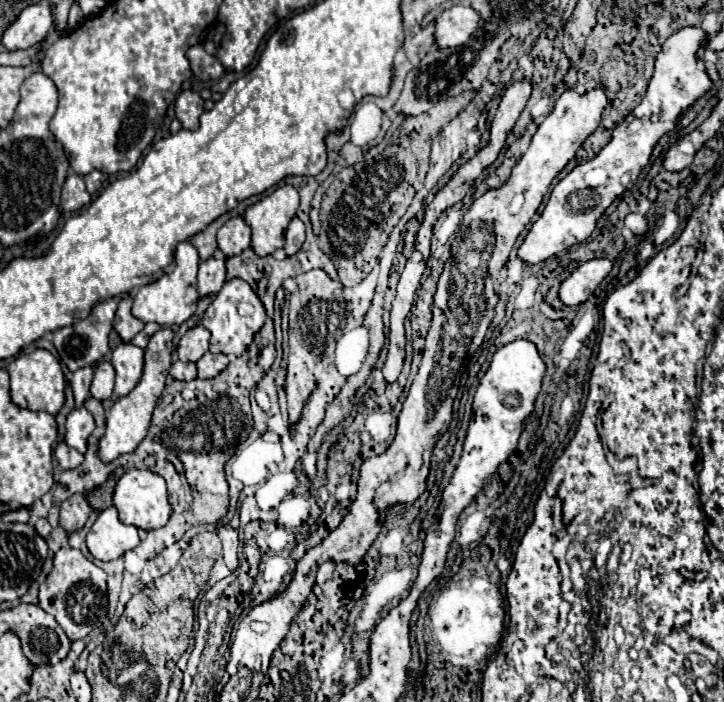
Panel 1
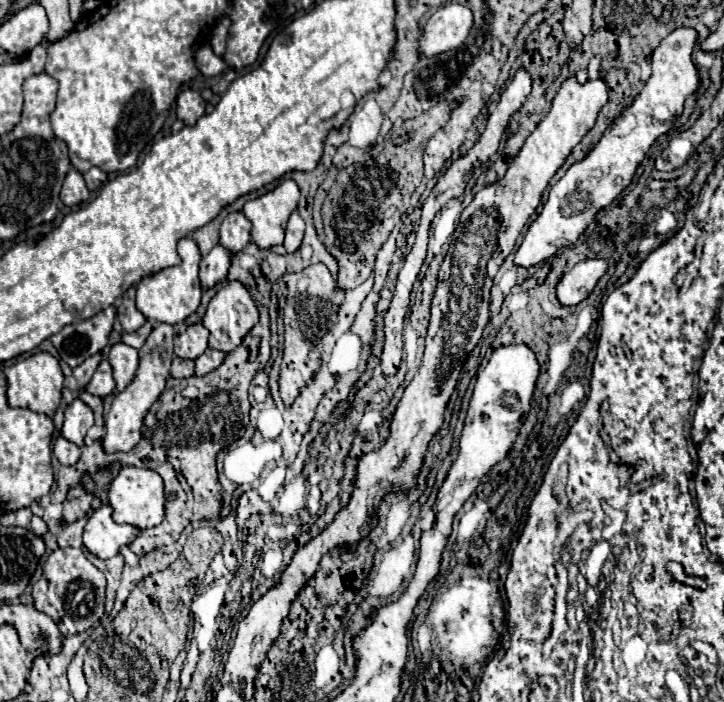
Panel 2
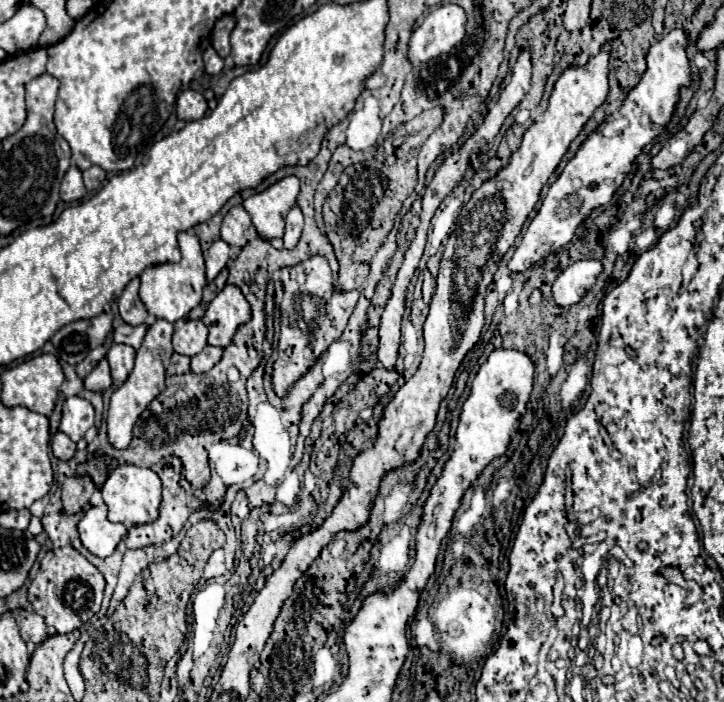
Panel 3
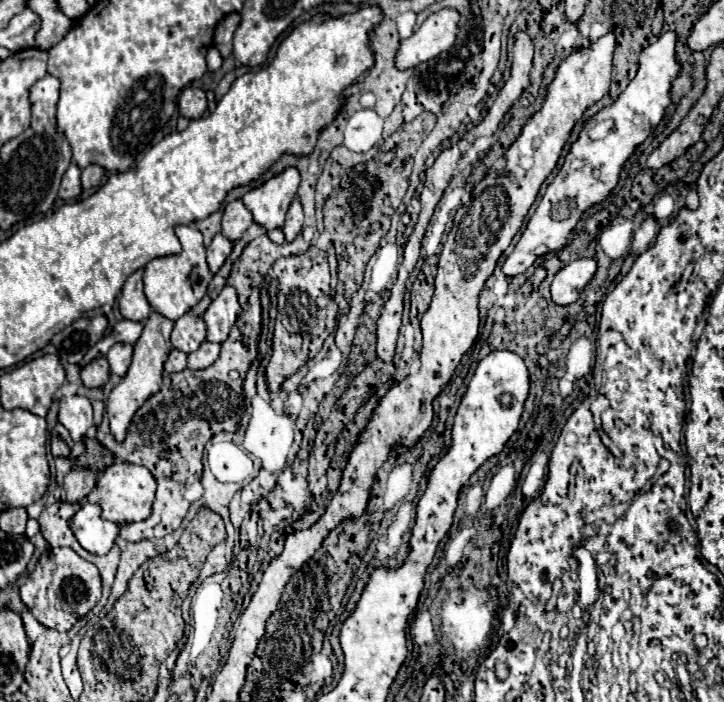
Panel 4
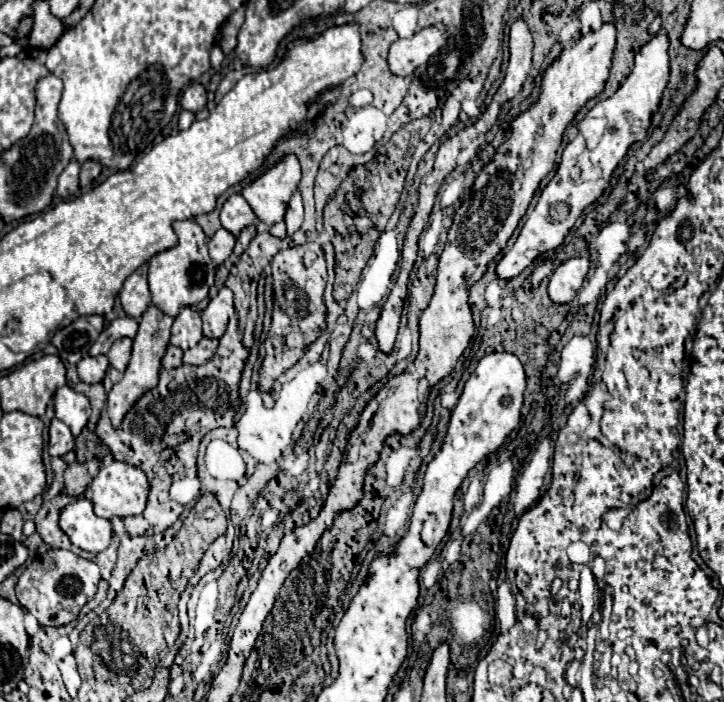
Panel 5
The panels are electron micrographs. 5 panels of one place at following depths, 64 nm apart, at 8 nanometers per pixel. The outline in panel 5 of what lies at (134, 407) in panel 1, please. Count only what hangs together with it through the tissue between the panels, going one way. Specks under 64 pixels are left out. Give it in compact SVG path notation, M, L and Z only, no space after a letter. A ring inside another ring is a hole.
M150 304L144 312L144 316L140 316L140 326L138 326L138 334L134 338L134 348L132 348L132 358L130 364L124 372L124 378L112 386L110 394L108 394L108 414L114 426L118 426L124 418L124 414L128 412L128 408L146 392L152 390L158 384L158 370L160 370L160 358L164 356L164 350L168 346L168 338L170 338L170 326L172 326L172 318L164 316L164 312L160 312L160 308L156 308L154 304Z

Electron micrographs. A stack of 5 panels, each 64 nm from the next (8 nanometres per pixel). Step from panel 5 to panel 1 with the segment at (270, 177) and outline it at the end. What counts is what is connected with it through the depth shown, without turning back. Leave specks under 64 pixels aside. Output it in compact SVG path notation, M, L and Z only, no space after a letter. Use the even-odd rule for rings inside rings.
M284 184L246 208L244 220L252 228L252 248L258 256L272 254L284 246L284 232L298 210L298 202L298 190Z

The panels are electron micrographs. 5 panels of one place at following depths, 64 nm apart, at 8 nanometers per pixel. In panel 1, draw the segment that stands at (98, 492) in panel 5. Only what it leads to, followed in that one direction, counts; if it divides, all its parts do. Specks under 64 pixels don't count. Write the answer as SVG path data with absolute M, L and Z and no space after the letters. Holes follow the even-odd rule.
M138 468L126 470L120 476L120 480L116 482L112 502L118 510L122 524L132 524L132 526L142 528L142 530L152 530L152 528L164 526L170 518L170 512L172 512L172 508L168 504L164 478L156 472L150 472L150 470L138 470Z

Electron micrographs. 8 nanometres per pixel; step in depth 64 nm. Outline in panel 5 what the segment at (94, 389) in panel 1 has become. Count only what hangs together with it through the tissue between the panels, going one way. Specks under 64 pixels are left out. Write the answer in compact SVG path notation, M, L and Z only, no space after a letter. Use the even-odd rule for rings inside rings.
M86 356L78 362L78 376L86 384L102 382L104 374L108 368L108 358L106 356Z

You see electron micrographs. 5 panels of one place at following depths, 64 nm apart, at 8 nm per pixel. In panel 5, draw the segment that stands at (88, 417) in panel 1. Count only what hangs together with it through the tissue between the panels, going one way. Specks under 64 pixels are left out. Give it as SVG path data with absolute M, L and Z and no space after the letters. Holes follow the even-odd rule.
M64 384L54 394L54 408L56 408L56 418L60 418L72 430L72 434L78 436L90 416L88 398L84 394L78 394L68 384Z

